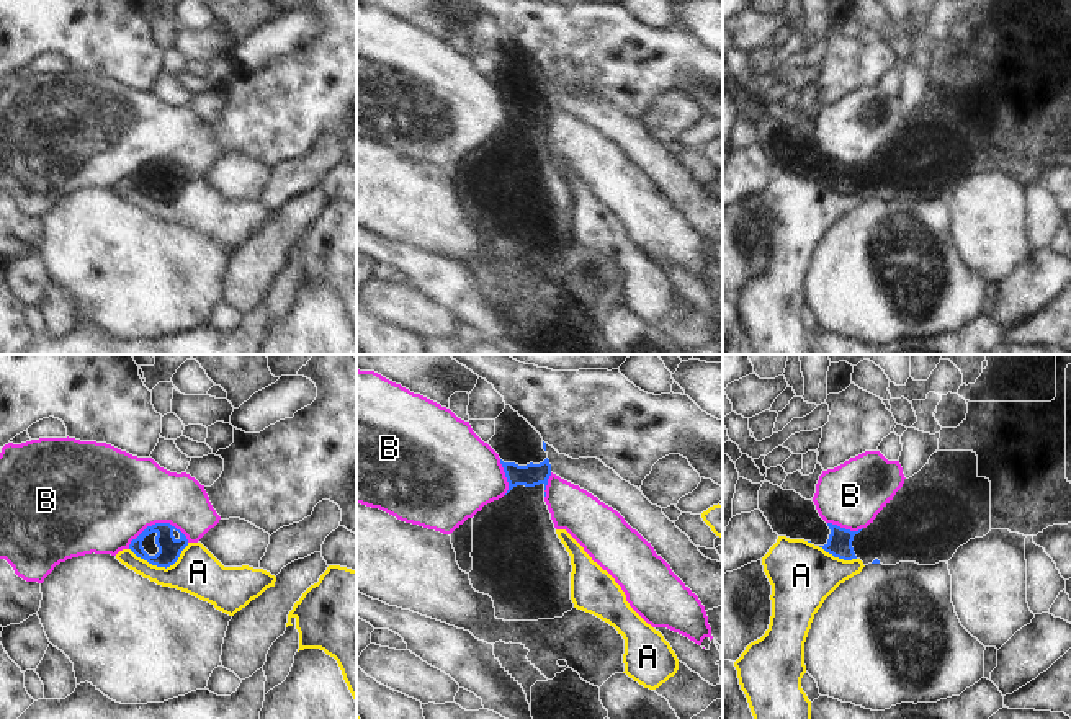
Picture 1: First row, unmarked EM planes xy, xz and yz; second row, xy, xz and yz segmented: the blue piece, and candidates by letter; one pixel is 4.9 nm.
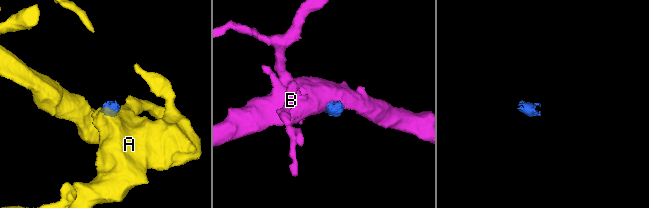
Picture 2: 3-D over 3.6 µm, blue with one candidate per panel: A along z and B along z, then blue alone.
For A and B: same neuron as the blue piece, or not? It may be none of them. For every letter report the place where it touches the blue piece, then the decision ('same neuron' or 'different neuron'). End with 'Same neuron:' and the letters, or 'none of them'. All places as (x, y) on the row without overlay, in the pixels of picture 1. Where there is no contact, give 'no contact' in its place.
A: contact xy (161, 200); same neuron
B: contact xy (156, 157); different neuron
Same neuron: A

